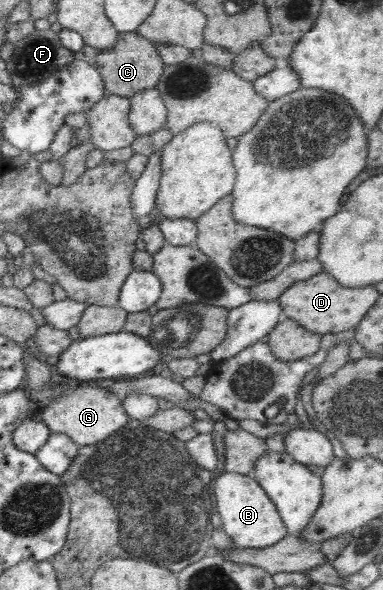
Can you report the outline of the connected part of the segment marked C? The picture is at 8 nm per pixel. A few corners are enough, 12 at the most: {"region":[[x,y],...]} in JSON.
{"region":[[122,32],[98,51],[110,94],[157,88],[167,63],[157,43]]}

